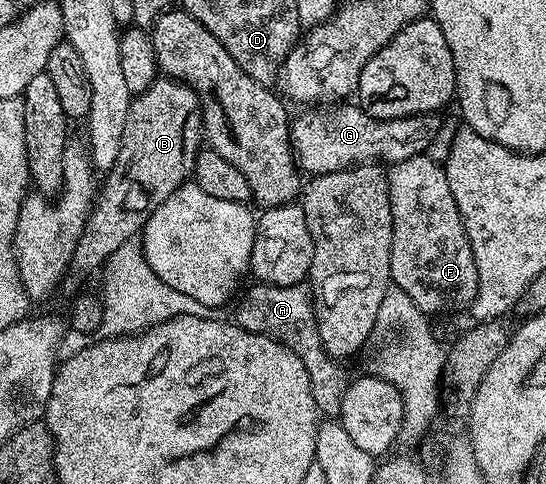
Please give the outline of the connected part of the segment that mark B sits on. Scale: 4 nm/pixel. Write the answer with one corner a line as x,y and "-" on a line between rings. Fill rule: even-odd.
160,76
146,92
133,97
126,112
126,128
122,128
122,152
118,152
114,168
107,171
108,179
101,190
99,187
82,236
78,236
70,267
73,275
97,273
111,254
143,231
148,217
189,181
204,141
200,97
185,82

